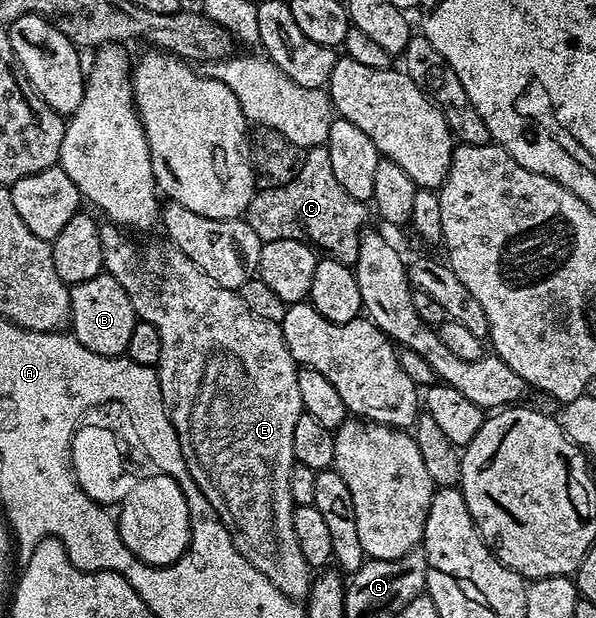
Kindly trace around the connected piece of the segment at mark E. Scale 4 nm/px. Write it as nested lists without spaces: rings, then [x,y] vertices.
[[[105,224],[100,229],[103,260],[105,261],[104,273],[110,274],[115,280],[119,280],[119,284],[123,284],[123,292],[127,292],[138,319],[142,322],[155,324],[155,332],[159,332],[159,344],[163,344],[163,352],[159,352],[159,360],[155,369],[159,376],[165,406],[169,410],[169,419],[177,430],[179,444],[183,448],[183,460],[187,460],[187,468],[191,472],[195,484],[199,484],[203,496],[207,496],[207,500],[211,500],[211,508],[215,508],[215,512],[229,527],[229,535],[237,551],[251,565],[259,568],[259,572],[263,572],[263,576],[267,576],[267,580],[271,580],[271,584],[275,584],[275,588],[279,588],[279,592],[283,592],[294,600],[309,598],[311,567],[307,564],[307,560],[303,560],[303,552],[299,548],[299,540],[295,536],[295,524],[293,523],[295,507],[291,496],[291,480],[289,479],[295,461],[293,457],[295,423],[299,421],[299,416],[303,412],[303,400],[299,400],[299,380],[297,379],[299,367],[294,362],[291,352],[283,340],[280,325],[271,320],[263,320],[263,316],[255,316],[255,312],[251,312],[251,308],[247,308],[247,304],[243,304],[238,291],[228,290],[215,284],[215,280],[208,278],[195,263],[187,260],[187,256],[183,256],[183,252],[179,252],[179,248],[174,242],[160,240],[161,242],[137,243],[133,239],[136,237],[123,232],[120,226]]]

